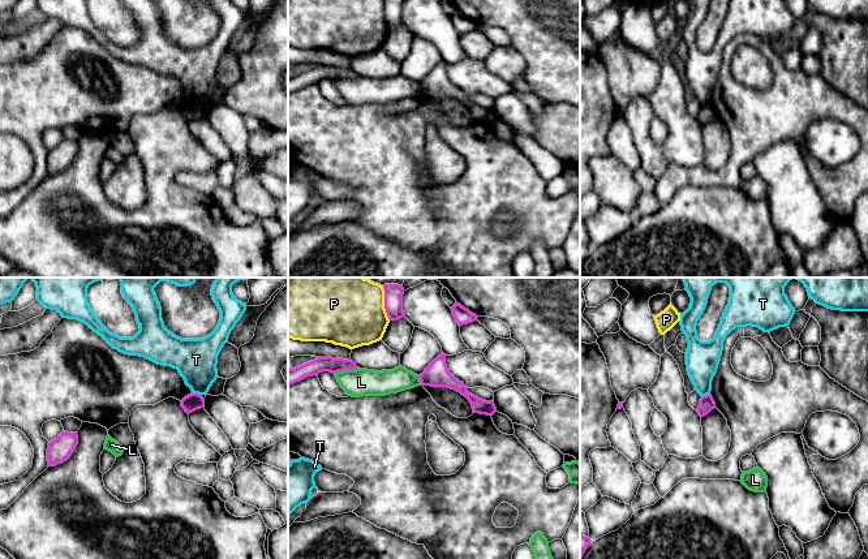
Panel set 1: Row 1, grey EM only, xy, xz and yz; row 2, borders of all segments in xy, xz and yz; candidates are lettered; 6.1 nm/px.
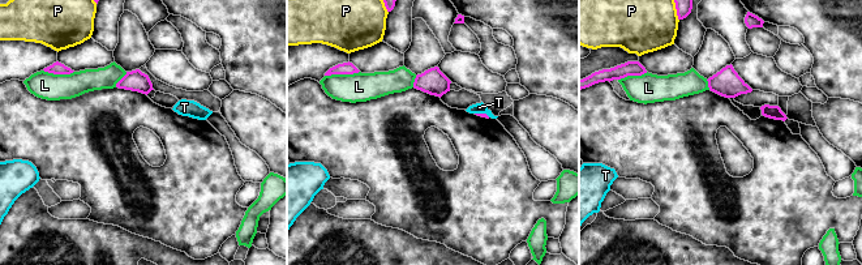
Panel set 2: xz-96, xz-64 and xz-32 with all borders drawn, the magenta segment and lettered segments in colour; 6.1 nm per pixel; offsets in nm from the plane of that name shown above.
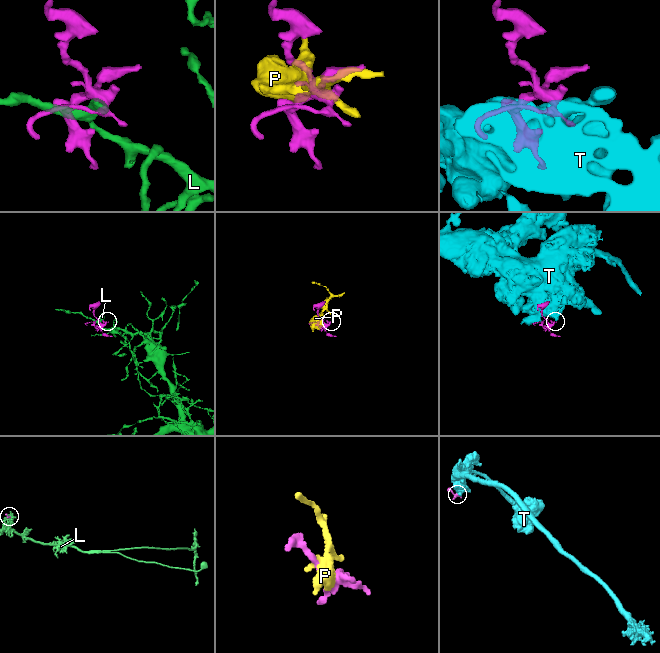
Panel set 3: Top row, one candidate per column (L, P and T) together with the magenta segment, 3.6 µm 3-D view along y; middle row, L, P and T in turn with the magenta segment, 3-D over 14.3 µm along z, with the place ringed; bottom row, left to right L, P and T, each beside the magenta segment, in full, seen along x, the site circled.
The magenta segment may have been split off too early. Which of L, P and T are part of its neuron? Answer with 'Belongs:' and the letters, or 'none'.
Belongs: none

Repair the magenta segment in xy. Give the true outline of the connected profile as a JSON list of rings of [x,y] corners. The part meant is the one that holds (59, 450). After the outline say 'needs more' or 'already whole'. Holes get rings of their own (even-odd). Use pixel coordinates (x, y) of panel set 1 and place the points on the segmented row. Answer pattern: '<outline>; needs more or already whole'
[[[61,433],[56,439],[48,443],[47,461],[50,466],[55,466],[66,461],[78,444],[77,433]]]; already whole

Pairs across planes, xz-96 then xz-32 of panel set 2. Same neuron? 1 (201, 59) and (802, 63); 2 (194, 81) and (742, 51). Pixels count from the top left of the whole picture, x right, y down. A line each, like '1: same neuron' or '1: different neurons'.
1: same neuron
2: different neurons

